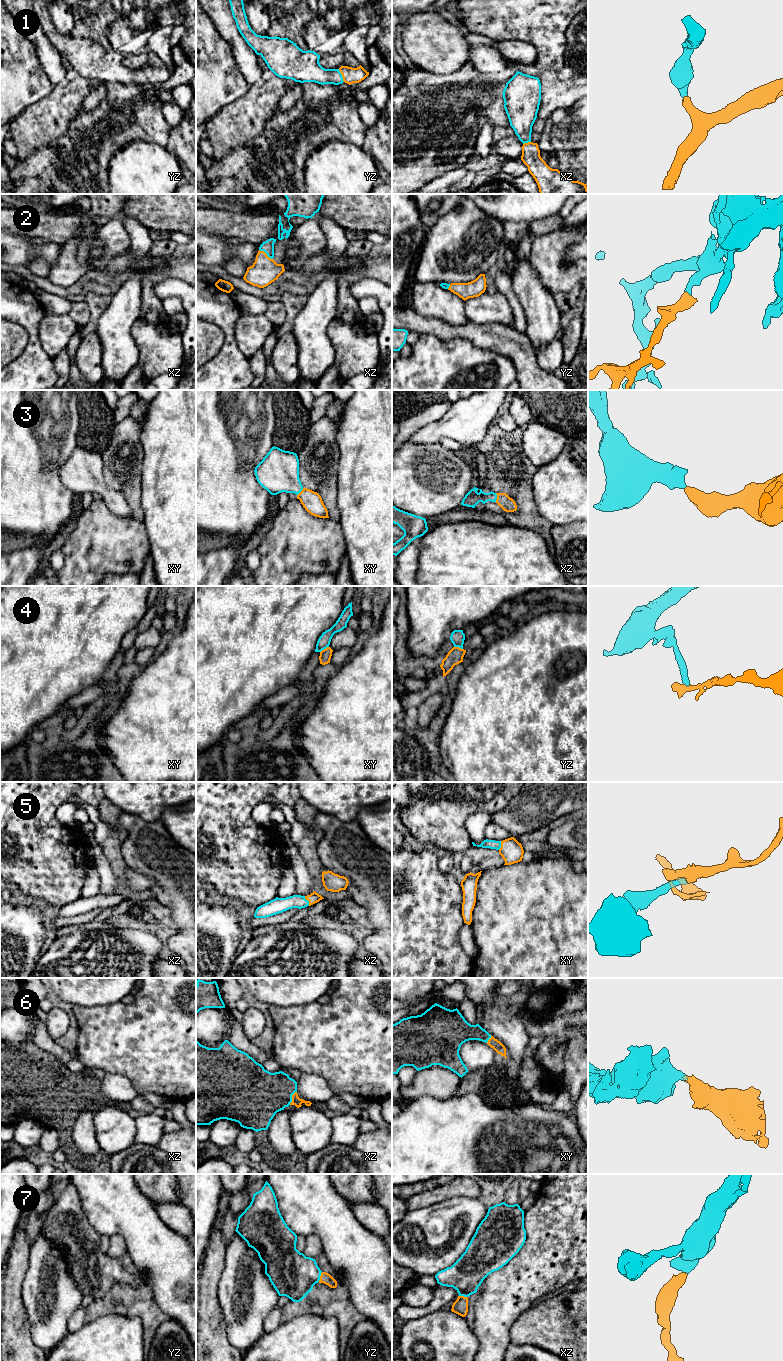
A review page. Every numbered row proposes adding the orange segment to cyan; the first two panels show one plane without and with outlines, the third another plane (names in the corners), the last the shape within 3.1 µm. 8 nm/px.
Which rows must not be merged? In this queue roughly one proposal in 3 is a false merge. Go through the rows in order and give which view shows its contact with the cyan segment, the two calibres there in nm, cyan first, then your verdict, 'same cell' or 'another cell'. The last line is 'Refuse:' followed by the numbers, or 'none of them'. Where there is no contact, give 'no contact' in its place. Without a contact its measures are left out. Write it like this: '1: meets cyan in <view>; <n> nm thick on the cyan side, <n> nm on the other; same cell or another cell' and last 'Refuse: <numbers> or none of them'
1: meets cyan in yz; 180 nm thick on the cyan side, 130 nm on the other; same cell
2: meets cyan in xz; 100 nm thick on the cyan side, 220 nm on the other; same cell
3: meets cyan in xz; 120 nm thick on the cyan side, 110 nm on the other; same cell
4: meets cyan in xy; 100 nm thick on the cyan side, 100 nm on the other; another cell
5: meets cyan in xz; 130 nm thick on the cyan side, 90 nm on the other; same cell
6: meets cyan in xz; 380 nm thick on the cyan side, 70 nm on the other; same cell
7: meets cyan in yz; 360 nm thick on the cyan side, 90 nm on the other; same cell
Refuse: 4

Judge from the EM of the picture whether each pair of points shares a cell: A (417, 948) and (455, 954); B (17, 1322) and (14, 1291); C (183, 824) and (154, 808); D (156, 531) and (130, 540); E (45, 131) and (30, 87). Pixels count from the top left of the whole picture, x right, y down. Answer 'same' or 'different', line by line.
A: same
B: same
C: different
D: different
E: different

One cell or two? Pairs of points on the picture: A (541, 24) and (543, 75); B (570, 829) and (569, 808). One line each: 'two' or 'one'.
A: two
B: two

